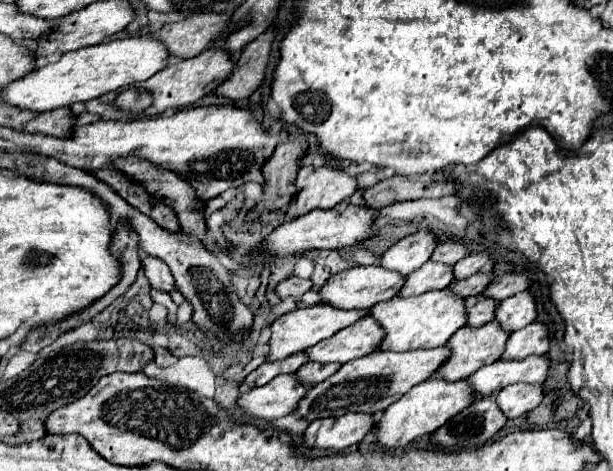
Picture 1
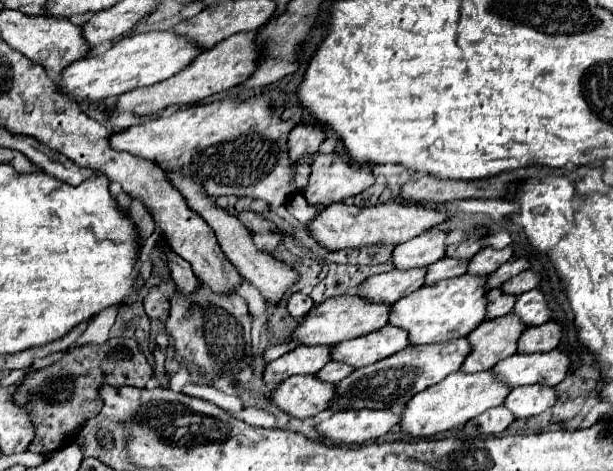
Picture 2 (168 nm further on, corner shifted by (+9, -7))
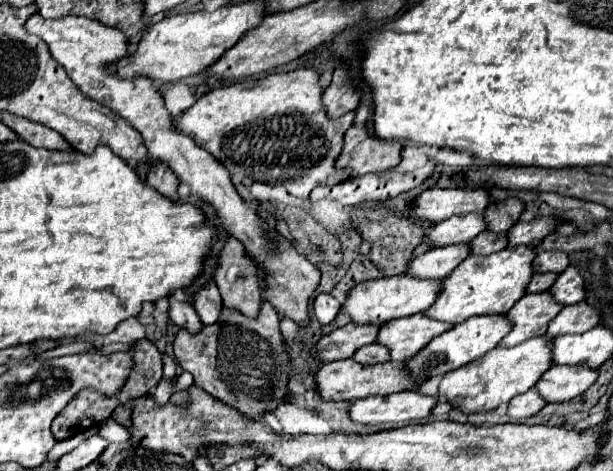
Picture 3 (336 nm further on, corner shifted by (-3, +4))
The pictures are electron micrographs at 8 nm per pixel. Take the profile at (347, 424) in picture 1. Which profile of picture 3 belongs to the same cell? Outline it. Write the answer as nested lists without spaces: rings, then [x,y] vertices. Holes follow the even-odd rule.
[[[406,390],[390,396],[372,396],[352,402],[350,418],[362,424],[382,424],[382,422],[410,422],[428,418],[436,406],[436,398],[422,396],[418,392]]]

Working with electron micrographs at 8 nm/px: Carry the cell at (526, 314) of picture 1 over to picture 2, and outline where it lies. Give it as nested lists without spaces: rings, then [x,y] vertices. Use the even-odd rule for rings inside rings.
[[[532,289],[532,291],[518,295],[512,313],[518,315],[526,327],[542,325],[552,317],[552,313],[544,301],[544,295],[538,289]]]

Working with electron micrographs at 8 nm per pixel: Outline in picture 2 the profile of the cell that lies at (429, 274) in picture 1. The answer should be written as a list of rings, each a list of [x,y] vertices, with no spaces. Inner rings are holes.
[[[442,257],[440,261],[432,263],[426,267],[426,277],[424,277],[424,285],[436,285],[442,279],[450,279],[450,277],[458,277],[466,273],[466,265],[468,261],[462,259],[448,259]]]

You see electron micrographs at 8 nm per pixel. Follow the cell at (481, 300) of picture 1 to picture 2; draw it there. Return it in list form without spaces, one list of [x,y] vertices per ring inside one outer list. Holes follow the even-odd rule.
[[[492,289],[486,293],[486,321],[508,315],[512,311],[512,303],[516,303],[514,295],[502,295],[500,289]]]

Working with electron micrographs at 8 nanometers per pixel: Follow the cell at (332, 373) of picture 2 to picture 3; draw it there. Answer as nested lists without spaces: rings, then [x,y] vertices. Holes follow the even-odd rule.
[[[368,344],[360,348],[360,352],[356,352],[354,360],[360,360],[360,364],[378,364],[390,360],[390,350],[382,344]]]

